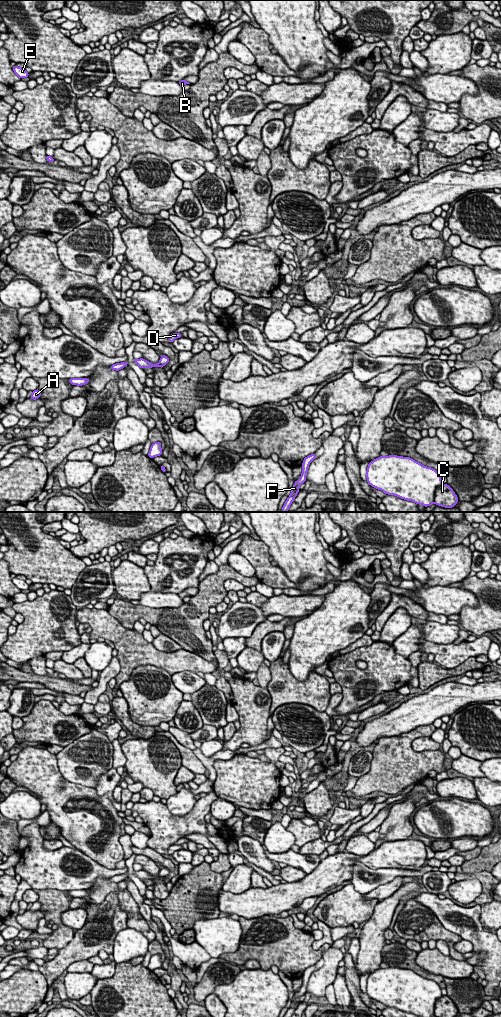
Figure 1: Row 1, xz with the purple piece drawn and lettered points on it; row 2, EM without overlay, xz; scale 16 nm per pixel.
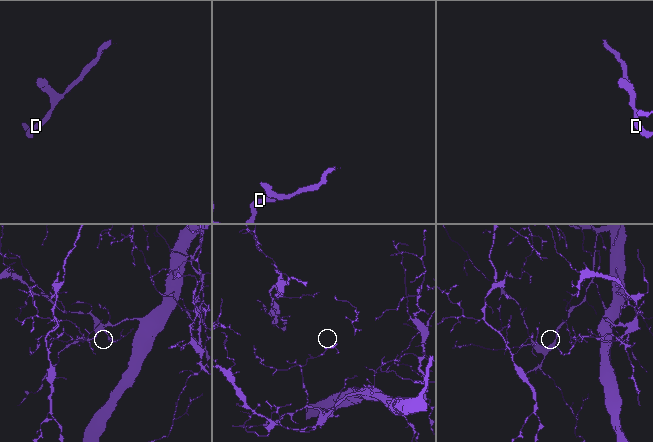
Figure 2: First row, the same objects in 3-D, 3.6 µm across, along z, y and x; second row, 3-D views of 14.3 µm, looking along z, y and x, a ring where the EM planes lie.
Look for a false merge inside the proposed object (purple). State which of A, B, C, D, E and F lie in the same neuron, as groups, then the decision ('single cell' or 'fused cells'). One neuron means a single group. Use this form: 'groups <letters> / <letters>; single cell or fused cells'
groups A B C D E F; single cell

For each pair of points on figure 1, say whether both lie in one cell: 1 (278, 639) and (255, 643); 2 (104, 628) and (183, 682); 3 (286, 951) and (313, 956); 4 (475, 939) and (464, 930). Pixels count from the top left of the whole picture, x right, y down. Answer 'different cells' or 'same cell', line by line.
1: different cells
2: different cells
3: same cell
4: same cell

